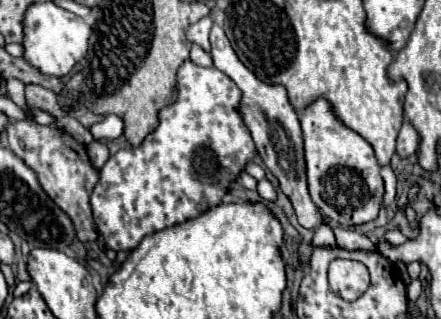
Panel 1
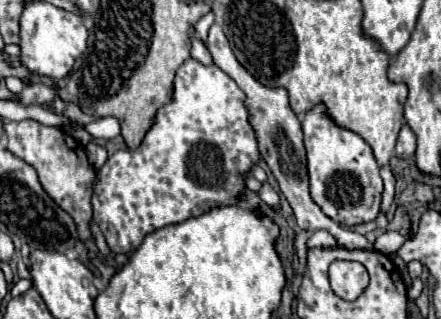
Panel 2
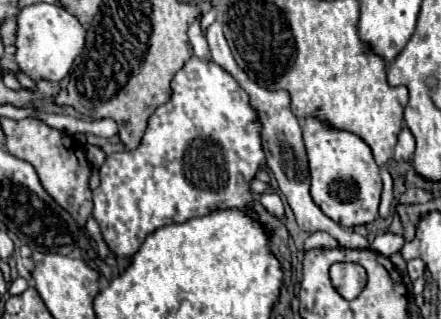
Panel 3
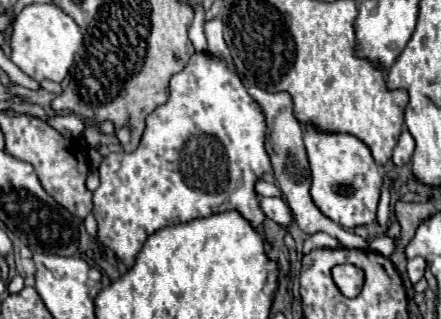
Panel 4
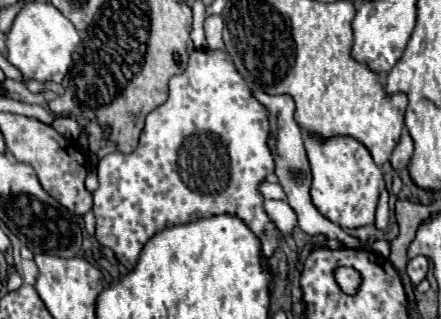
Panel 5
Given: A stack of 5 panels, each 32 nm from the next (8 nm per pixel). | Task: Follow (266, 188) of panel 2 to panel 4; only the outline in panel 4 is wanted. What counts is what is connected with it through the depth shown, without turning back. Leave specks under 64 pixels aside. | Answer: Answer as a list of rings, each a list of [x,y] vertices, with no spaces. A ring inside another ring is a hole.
[[[262,198],[260,202],[264,214],[272,218],[276,224],[280,224],[284,230],[288,230],[288,226],[294,222],[294,214],[286,206],[286,202],[282,198]]]

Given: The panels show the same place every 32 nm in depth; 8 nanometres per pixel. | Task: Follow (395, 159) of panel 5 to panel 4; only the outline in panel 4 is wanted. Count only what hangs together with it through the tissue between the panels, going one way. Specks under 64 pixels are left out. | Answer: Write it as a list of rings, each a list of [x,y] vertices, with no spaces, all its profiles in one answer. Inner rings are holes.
[[[404,128],[402,134],[400,134],[400,140],[394,148],[394,156],[392,156],[392,162],[396,166],[402,166],[402,164],[408,164],[410,158],[412,158],[412,152],[414,152],[414,140],[412,140],[412,134]]]

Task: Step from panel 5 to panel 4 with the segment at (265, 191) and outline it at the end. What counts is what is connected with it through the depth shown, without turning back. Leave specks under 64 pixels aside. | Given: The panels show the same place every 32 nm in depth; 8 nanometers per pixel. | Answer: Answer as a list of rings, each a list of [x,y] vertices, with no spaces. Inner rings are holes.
[[[260,180],[260,182],[256,184],[256,192],[258,192],[260,196],[276,196],[276,198],[284,198],[284,196],[282,196],[282,190],[280,190],[276,184],[268,184],[268,182],[264,182],[264,180]]]

